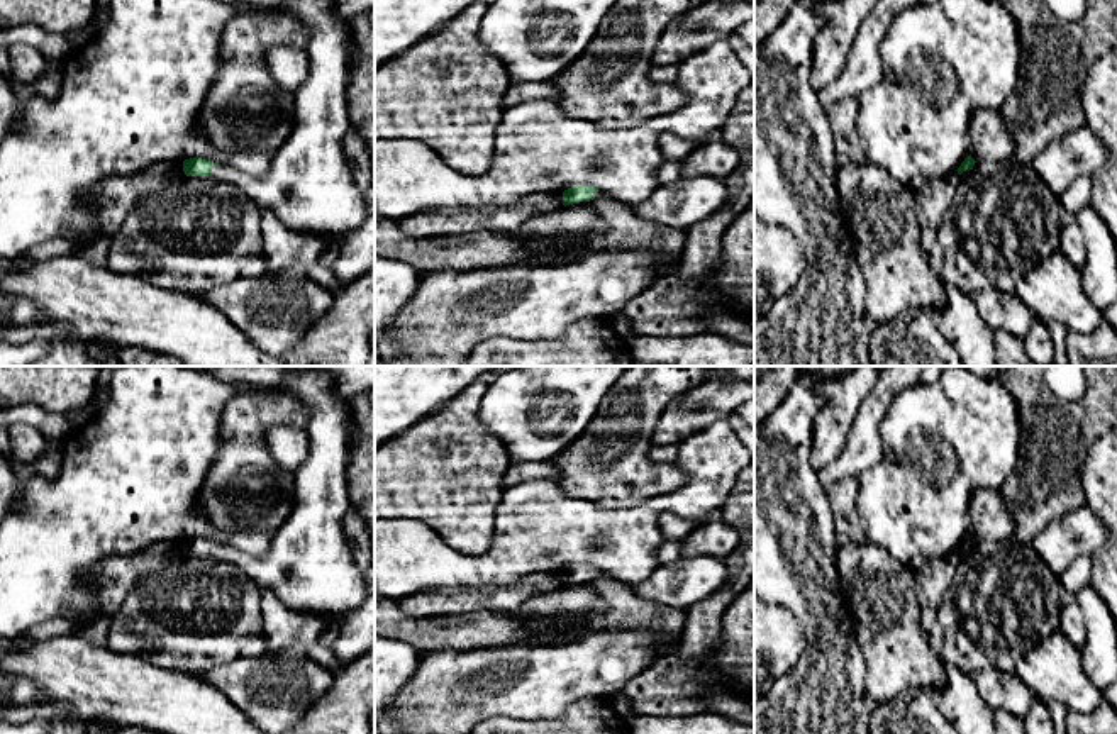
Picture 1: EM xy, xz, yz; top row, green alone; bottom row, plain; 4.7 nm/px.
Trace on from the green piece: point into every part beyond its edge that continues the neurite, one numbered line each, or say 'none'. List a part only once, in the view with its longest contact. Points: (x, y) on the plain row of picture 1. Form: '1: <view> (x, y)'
1: xy (311, 568)

